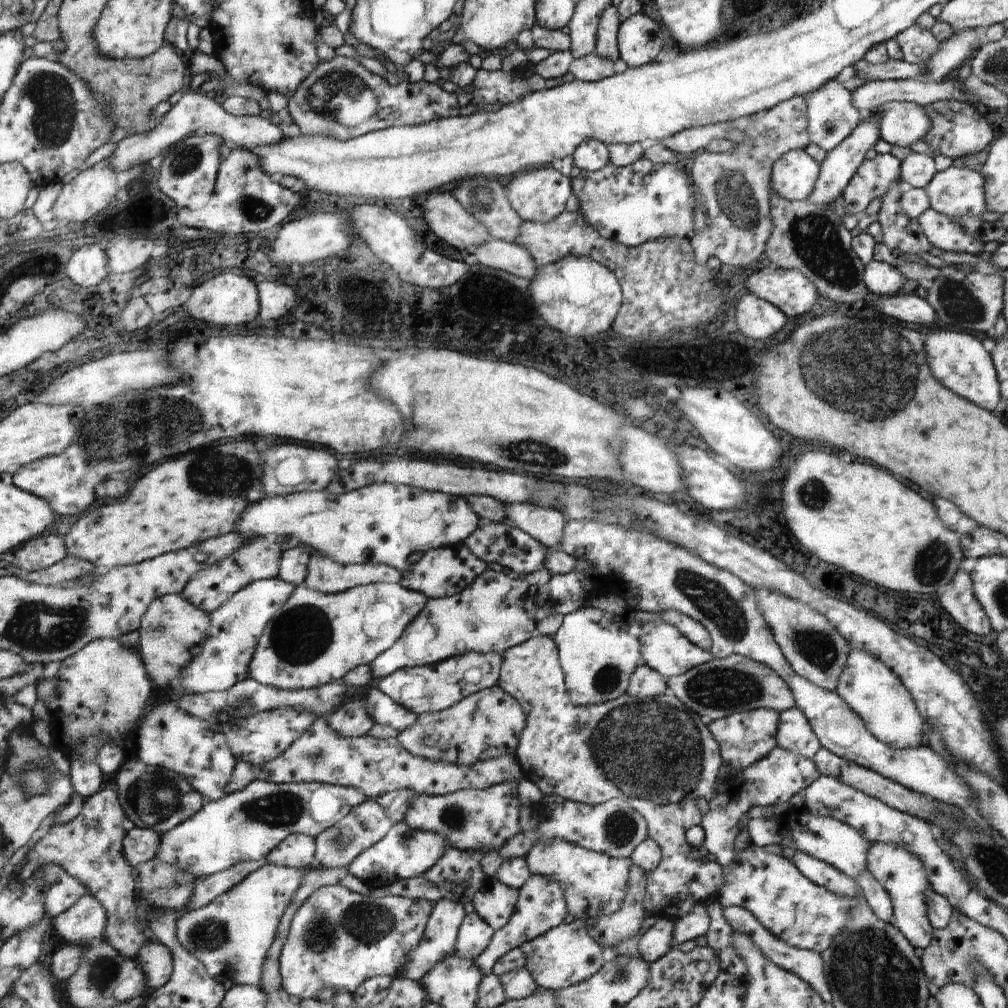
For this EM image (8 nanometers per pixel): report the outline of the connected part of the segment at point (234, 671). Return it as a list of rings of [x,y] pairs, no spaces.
[[[279,577],[274,579],[261,579],[255,583],[248,584],[247,588],[238,592],[223,608],[216,610],[211,614],[211,636],[208,636],[207,644],[204,649],[188,664],[187,668],[182,670],[183,675],[179,680],[172,684],[170,690],[172,692],[170,698],[178,700],[183,694],[202,694],[212,691],[228,691],[232,686],[236,686],[238,682],[242,682],[250,677],[250,665],[258,638],[262,635],[266,624],[272,619],[275,612],[280,609],[291,596],[295,593],[295,585],[282,581]]]

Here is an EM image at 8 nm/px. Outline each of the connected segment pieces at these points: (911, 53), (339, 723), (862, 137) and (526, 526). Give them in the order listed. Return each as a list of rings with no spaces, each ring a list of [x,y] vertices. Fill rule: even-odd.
[[[918,24],[897,35],[895,40],[902,50],[903,61],[909,64],[926,63],[940,48],[940,43],[931,34],[931,30],[924,30]]]
[[[364,699],[348,702],[343,707],[339,707],[334,715],[326,717],[332,728],[340,736],[362,737],[372,730],[376,724],[372,716],[368,713],[368,708],[364,706]]]
[[[872,113],[867,115],[863,123],[860,123],[859,127],[857,127],[839,147],[827,154],[821,164],[822,172],[819,176],[819,182],[812,194],[808,196],[808,202],[828,206],[834,205],[836,198],[839,198],[840,194],[844,193],[846,186],[848,186],[850,180],[852,180],[854,174],[856,174],[856,170],[860,168],[860,164],[867,159],[865,157],[866,153],[880,140],[878,122],[880,122],[878,114]]]
[[[533,503],[503,505],[510,524],[547,545],[548,549],[560,549],[566,522],[562,512]]]

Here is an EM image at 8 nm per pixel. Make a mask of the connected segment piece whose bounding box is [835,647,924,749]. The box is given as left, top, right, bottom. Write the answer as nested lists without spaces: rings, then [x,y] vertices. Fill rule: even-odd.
[[[852,647],[851,650],[852,660],[847,660],[835,692],[866,722],[876,740],[900,749],[923,745],[924,720],[920,718],[914,698],[908,692],[907,686],[896,676],[895,670],[884,666],[884,662],[878,662],[870,652],[864,652],[864,648]]]

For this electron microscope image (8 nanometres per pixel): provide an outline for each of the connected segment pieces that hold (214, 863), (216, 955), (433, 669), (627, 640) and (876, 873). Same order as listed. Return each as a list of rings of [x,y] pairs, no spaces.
[[[255,779],[245,790],[229,794],[220,801],[208,801],[203,811],[164,835],[157,859],[178,866],[182,868],[182,872],[188,872],[203,880],[236,867],[236,864],[244,861],[266,860],[288,836],[300,834],[316,838],[345,819],[357,806],[363,804],[365,799],[366,794],[358,788],[304,782],[274,784]]]
[[[266,862],[245,882],[216,898],[212,904],[181,914],[178,922],[180,942],[208,966],[214,978],[227,977],[235,985],[252,985],[262,989],[264,960],[274,944],[280,918],[303,886],[306,870],[314,868],[318,870],[322,866],[314,863],[305,868],[291,868]]]
[[[468,652],[444,660],[443,663],[402,668],[381,679],[377,688],[416,715],[444,711],[473,693],[496,687],[502,674],[503,660],[503,656],[496,652]]]
[[[585,606],[564,617],[553,638],[560,644],[560,664],[564,664],[564,672],[568,672],[568,688],[572,688],[575,704],[601,704],[628,692],[631,676],[644,664],[640,645],[642,631],[636,610],[629,607],[625,607],[622,614],[612,614]]]
[[[878,842],[873,844],[871,855],[868,856],[868,871],[891,894],[895,904],[895,928],[899,929],[913,946],[930,945],[934,928],[931,918],[928,917],[926,892],[932,886],[922,860],[914,852],[908,852],[908,848],[904,846],[898,846],[894,842]]]

